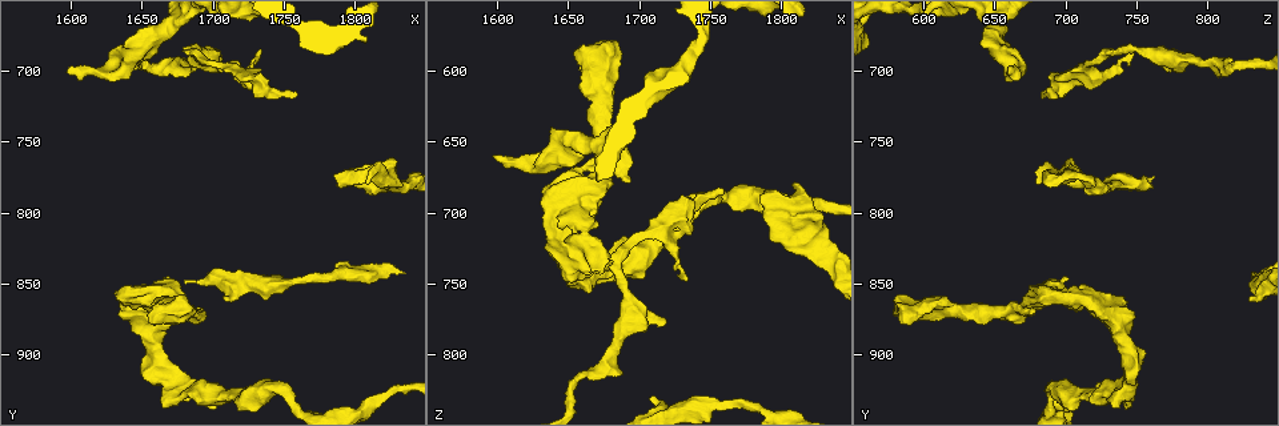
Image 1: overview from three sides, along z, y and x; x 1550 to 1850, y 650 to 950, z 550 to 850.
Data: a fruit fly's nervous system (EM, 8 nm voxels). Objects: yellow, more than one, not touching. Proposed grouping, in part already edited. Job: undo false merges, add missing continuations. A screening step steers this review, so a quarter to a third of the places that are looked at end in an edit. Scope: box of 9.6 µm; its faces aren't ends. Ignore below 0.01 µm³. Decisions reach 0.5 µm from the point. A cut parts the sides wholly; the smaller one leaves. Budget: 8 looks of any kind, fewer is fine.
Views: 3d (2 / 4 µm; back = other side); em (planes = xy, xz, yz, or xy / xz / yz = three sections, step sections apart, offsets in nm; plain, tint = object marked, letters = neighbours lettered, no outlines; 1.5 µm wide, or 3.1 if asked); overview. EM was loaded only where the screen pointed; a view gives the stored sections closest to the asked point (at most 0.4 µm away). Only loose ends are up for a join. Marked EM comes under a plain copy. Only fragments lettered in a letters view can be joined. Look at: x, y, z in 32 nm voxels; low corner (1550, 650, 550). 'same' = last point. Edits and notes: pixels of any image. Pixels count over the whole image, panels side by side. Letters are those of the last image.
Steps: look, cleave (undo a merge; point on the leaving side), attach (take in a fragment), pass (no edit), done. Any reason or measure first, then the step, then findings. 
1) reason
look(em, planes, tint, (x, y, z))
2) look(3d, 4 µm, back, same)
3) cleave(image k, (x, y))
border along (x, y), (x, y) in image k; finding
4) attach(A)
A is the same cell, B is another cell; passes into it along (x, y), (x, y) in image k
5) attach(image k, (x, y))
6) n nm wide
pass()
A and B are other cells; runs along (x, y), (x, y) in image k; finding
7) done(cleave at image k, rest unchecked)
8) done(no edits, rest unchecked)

end of a long branch
look(em, planes, letters, (1596, 702, 660))

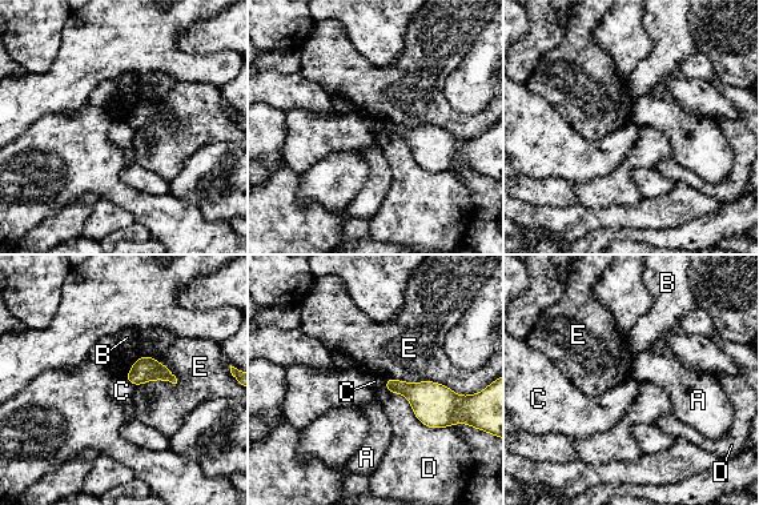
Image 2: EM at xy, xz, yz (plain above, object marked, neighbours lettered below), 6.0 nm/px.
pass()
A, B, C, D and E are other cells; none of them fits

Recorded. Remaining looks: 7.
an open end
look(em, planes, letters, (1708, 860, 830))

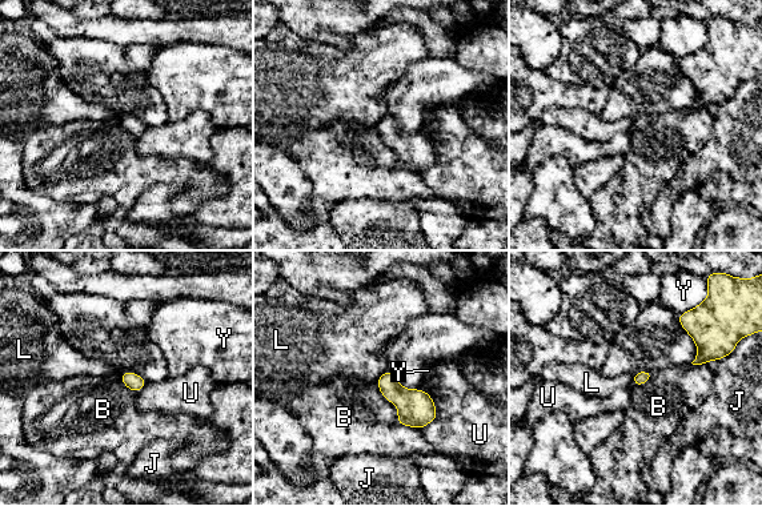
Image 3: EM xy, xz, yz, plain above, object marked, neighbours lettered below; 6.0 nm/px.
pass()
B, J, L, U and Y are other cells; border along (385, 370), (376, 381) in image 3; none of them fits

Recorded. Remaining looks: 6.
abrupt turn
look(3d, 4 µm, (1820, 776, 716))

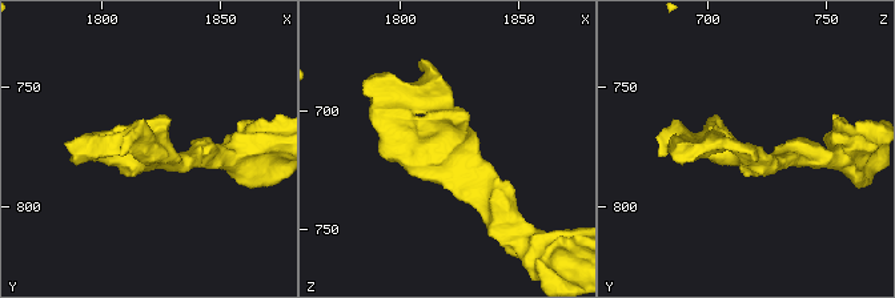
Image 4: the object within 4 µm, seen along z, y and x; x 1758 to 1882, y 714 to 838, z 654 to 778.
3 arms; arms of 200, 220, 260 nm
look(em, planes, letters, (1818, 779, 714))

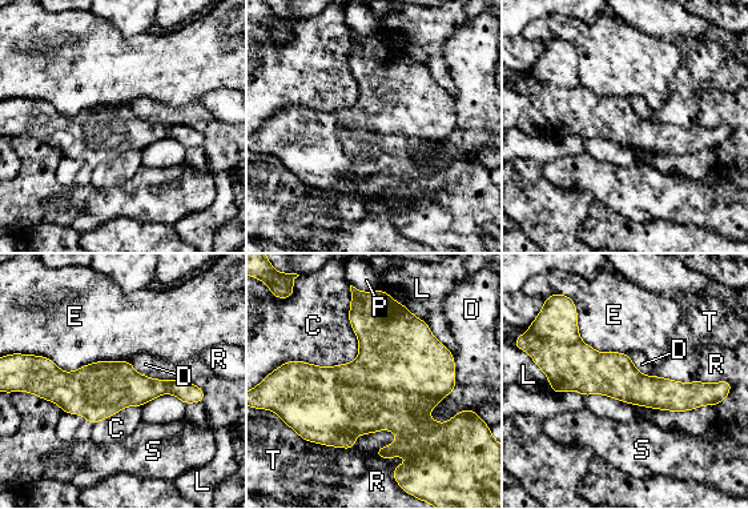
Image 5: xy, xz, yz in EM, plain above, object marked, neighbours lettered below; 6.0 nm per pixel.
pass()
C, D, E, L, P, R, S and T are other cells; runs along (545, 364), (695, 392) in image 5; one neuron here

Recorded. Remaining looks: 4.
done(no edits, rest unchecked)

